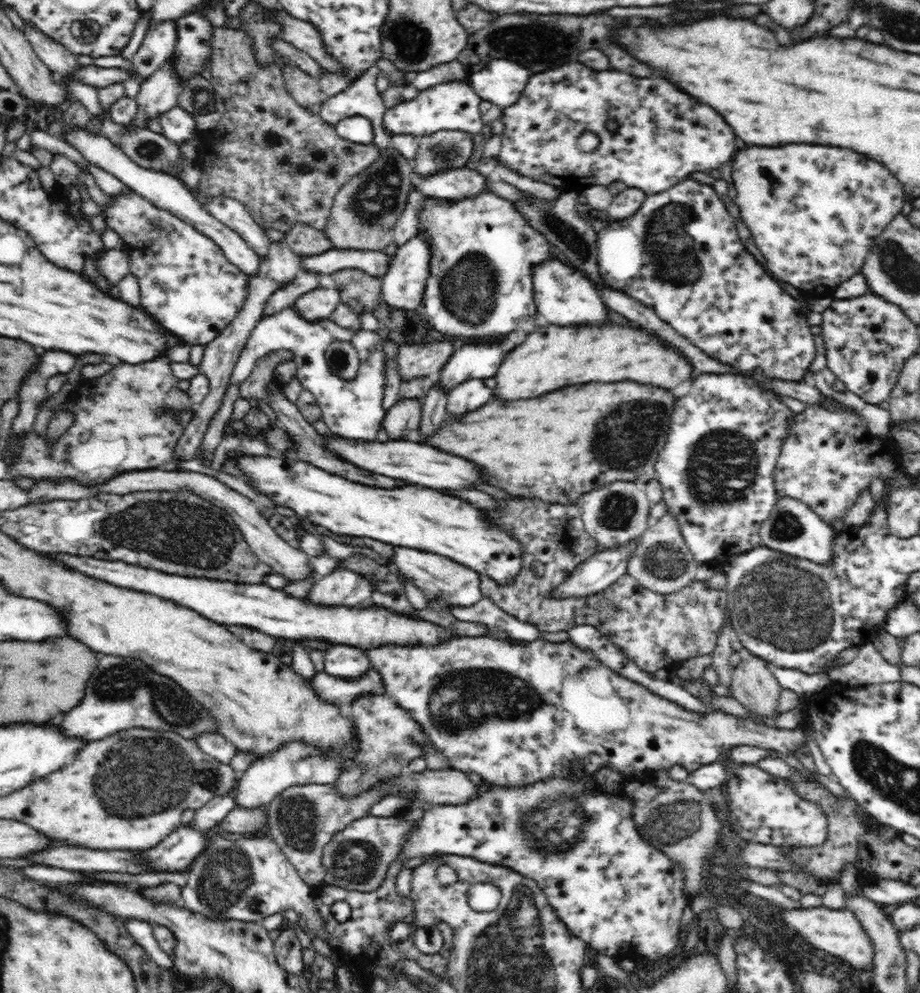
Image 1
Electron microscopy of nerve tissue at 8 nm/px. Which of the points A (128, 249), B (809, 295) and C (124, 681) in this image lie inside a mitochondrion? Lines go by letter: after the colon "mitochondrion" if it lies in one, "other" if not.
A: other
B: other
C: mitochondrion

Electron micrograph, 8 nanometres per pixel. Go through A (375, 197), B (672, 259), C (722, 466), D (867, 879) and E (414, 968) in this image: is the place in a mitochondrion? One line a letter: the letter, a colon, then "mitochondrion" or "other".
A: mitochondrion
B: mitochondrion
C: mitochondrion
D: other
E: other

